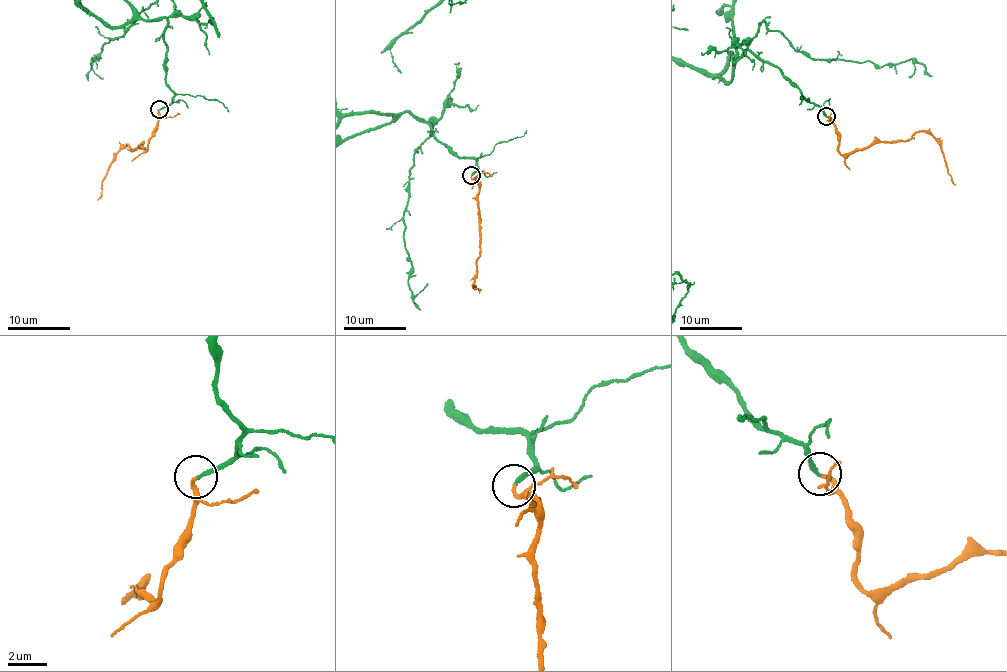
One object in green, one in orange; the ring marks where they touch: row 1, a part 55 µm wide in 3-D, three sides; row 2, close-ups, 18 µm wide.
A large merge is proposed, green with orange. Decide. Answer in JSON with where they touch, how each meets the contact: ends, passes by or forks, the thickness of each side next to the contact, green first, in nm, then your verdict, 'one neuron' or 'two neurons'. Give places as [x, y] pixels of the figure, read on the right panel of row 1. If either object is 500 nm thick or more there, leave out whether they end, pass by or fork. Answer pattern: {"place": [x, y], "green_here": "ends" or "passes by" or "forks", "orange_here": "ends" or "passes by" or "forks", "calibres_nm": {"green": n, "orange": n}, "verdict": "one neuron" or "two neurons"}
{"place": [826, 116], "green_here": "ends", "orange_here": "ends", "calibres_nm": {"green": 200, "orange": 200}, "verdict": "one neuron"}

